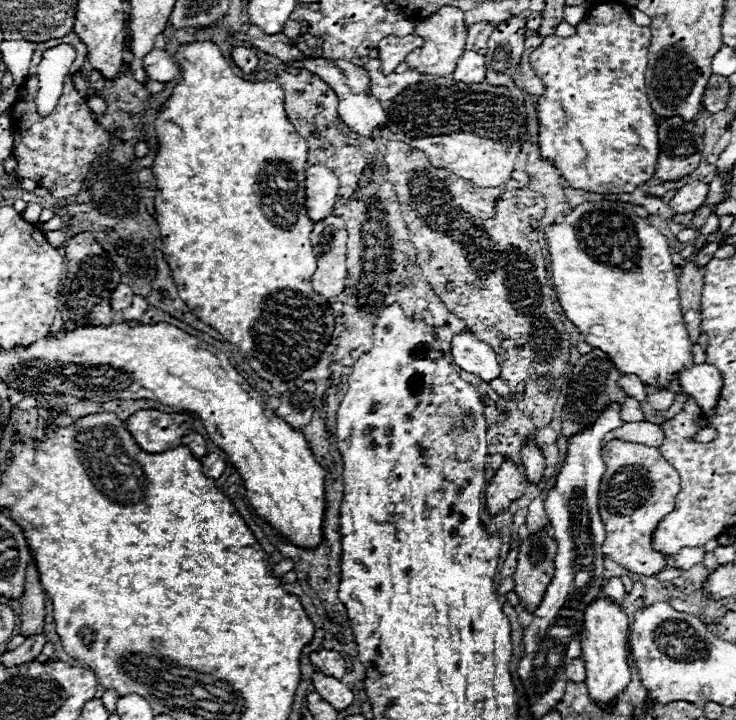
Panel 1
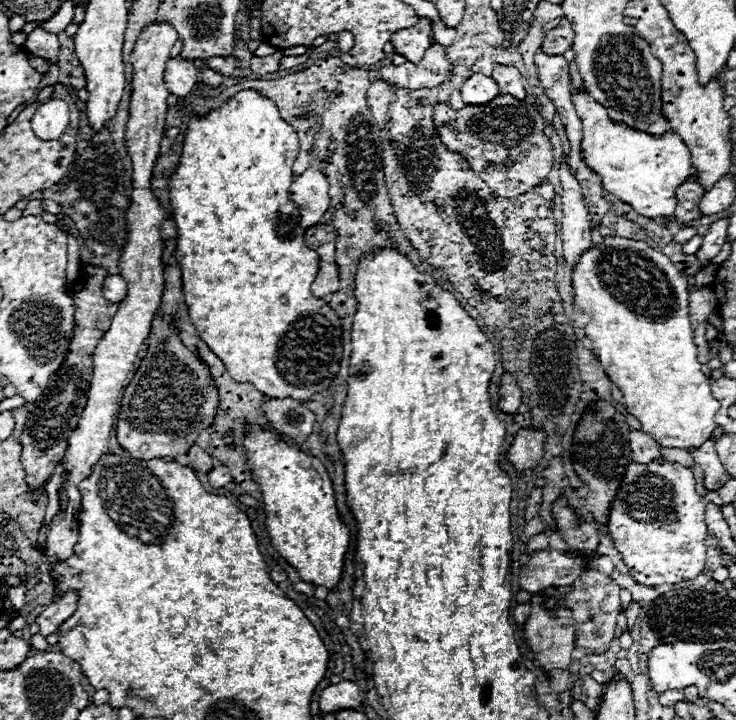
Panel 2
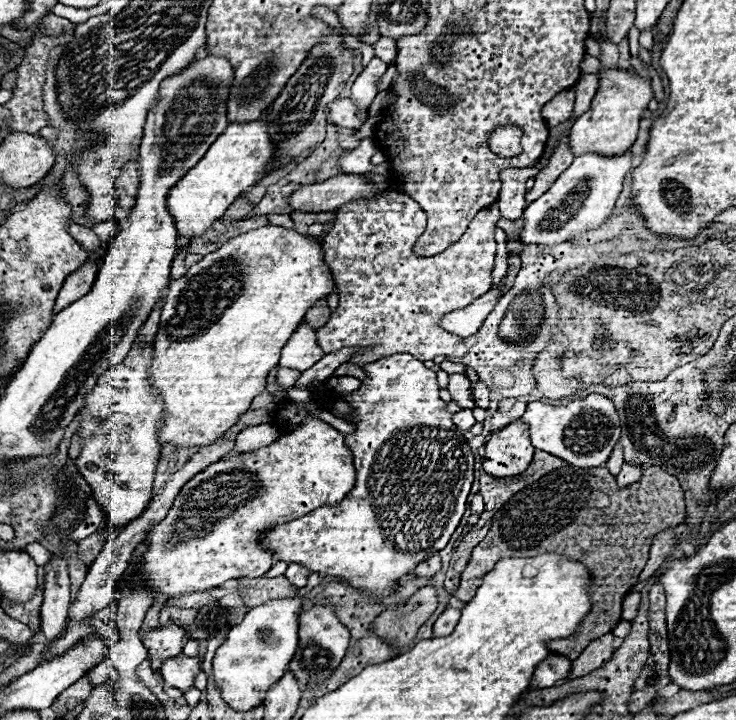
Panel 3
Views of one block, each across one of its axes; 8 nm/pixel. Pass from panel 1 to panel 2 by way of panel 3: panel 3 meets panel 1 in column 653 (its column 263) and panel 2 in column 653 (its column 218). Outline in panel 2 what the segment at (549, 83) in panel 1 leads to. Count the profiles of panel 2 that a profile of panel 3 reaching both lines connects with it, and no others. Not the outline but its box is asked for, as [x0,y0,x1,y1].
[572,90,692,220]

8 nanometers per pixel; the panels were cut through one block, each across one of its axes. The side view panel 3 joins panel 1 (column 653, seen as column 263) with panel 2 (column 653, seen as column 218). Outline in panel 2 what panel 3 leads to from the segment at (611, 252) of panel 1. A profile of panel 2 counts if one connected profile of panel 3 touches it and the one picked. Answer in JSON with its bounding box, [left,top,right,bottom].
[572,236,720,448]

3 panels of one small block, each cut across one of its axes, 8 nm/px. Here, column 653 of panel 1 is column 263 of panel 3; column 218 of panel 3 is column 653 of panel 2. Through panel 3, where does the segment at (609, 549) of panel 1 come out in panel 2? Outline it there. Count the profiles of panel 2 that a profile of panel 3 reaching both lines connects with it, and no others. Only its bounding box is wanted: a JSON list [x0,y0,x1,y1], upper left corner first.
[608,458,720,586]

